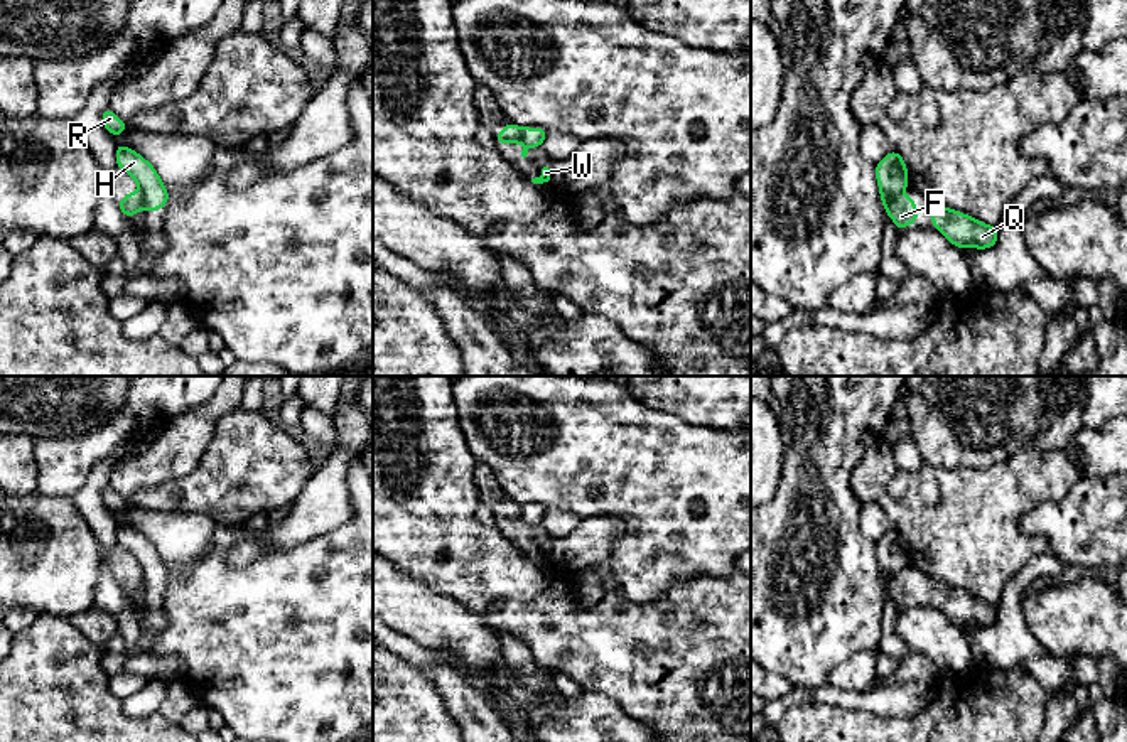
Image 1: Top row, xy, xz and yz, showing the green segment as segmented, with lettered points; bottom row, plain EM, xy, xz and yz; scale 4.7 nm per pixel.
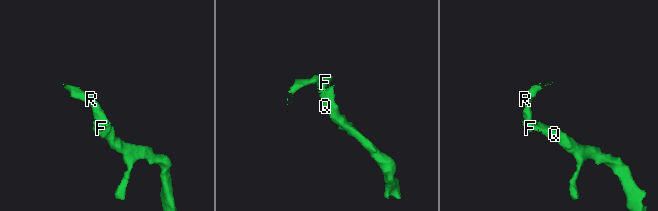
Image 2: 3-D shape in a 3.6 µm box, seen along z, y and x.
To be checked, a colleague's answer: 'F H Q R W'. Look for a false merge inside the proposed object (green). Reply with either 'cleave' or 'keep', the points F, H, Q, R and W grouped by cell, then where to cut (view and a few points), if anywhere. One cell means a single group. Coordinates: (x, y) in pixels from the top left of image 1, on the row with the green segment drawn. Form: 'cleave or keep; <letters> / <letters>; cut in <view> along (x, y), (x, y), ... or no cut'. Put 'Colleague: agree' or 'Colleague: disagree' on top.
Colleague: disagree
cleave; F Q W / H R; cut in yz along (895, 198), (884, 209)

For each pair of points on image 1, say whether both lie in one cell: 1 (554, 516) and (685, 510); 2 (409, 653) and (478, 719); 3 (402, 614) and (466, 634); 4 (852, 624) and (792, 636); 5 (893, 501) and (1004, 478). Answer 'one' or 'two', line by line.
1: two
2: one
3: one
4: one
5: one

